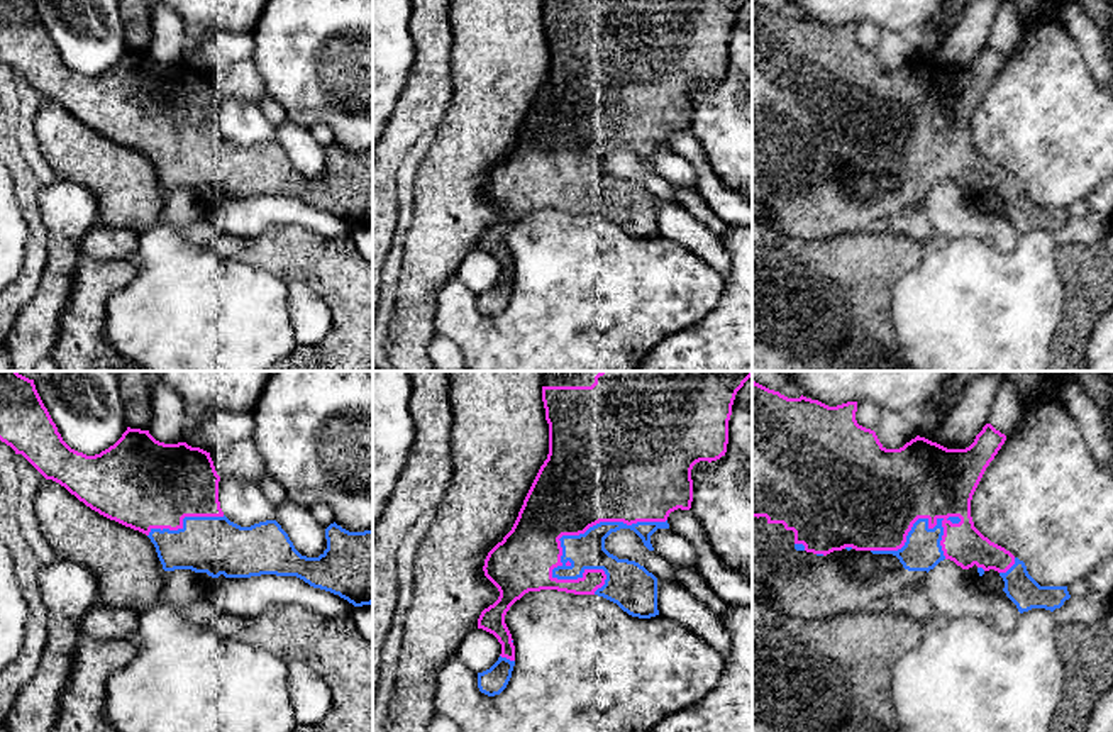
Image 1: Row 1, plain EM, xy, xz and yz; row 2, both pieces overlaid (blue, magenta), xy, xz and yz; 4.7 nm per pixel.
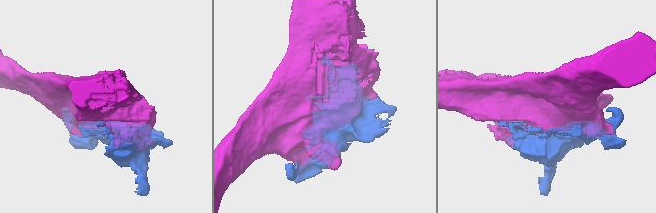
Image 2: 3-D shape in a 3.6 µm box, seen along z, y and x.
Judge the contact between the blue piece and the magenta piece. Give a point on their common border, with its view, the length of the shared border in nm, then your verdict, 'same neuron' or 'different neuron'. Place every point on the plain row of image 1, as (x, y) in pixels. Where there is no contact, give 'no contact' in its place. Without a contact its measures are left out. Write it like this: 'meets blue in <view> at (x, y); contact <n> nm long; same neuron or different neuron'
meets blue in xz at (593, 146); contact 600 nm long; same neuron

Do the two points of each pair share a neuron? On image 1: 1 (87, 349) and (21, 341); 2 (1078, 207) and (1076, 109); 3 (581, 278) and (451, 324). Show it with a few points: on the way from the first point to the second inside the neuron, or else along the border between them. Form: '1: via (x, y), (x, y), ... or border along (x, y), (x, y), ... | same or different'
1: border along (66, 307), (61, 316), (58, 339), (49, 353) | different
2: border along (1083, 199), (1074, 199), (1066, 205) | different
3: via (549, 310), (522, 336), (483, 336) | same

